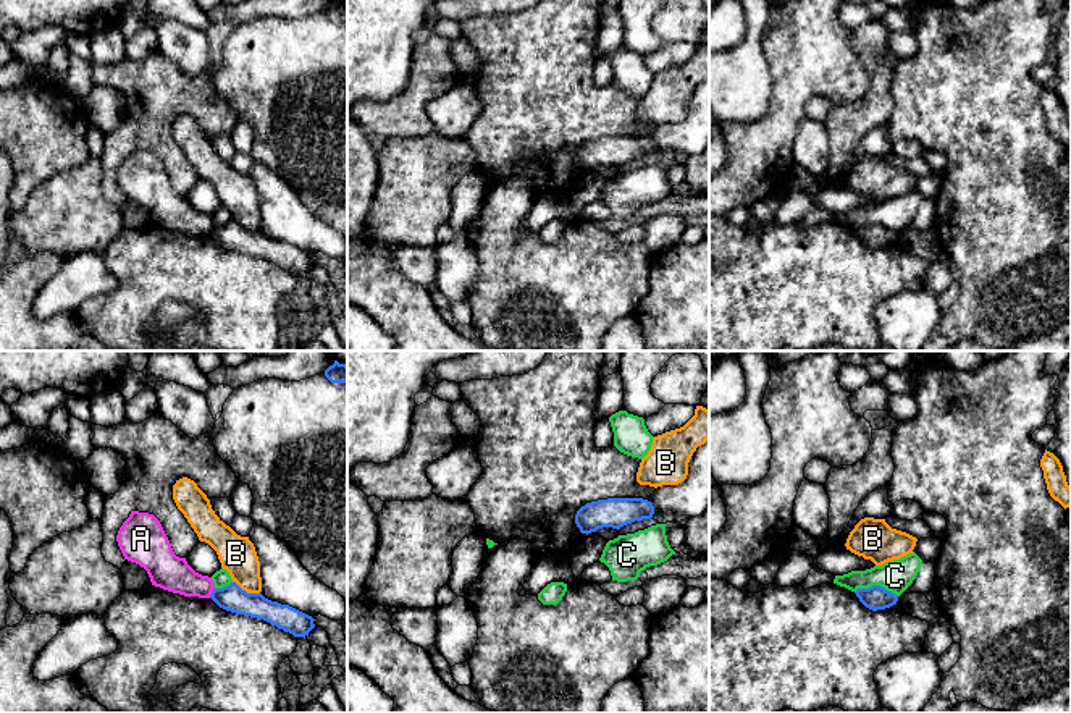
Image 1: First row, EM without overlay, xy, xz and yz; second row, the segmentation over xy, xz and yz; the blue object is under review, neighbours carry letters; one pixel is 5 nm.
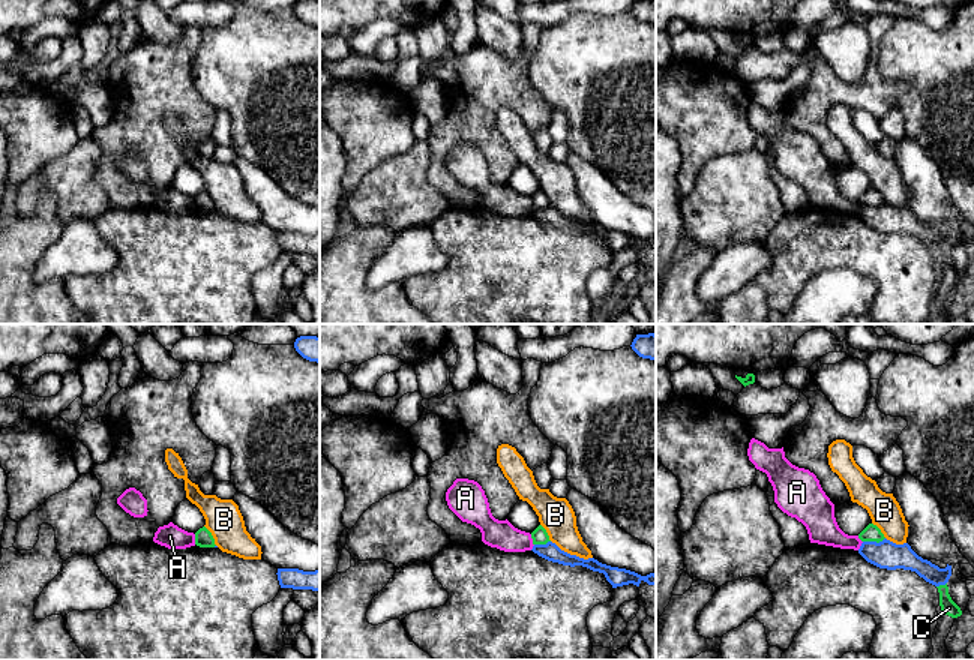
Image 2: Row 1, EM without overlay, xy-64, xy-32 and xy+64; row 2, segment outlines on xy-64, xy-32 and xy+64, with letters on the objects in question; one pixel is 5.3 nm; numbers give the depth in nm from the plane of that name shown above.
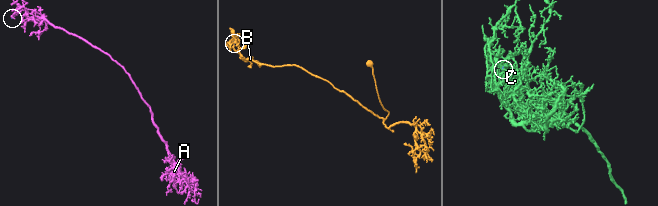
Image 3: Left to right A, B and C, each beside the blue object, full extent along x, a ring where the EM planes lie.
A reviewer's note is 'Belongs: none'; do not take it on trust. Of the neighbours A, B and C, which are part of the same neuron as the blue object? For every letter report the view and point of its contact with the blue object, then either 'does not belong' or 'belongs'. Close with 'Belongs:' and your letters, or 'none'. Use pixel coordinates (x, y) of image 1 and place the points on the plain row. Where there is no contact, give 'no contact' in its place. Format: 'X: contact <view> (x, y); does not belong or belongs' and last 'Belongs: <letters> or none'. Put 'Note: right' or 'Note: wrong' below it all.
A: contact xy (212, 230); does not belong
B: contact xy (244, 228); does not belong
C: contact yz (877, 223); does not belong
Belongs: none
Note: right

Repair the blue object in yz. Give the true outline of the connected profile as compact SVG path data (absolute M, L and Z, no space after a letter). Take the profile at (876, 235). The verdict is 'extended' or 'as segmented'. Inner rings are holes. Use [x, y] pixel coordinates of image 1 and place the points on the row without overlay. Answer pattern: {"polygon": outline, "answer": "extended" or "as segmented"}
{"polygon": "M880 223L858 226L855 231L859 236L859 239L872 249L890 246L898 239L898 233L885 228Z", "answer": "as segmented"}

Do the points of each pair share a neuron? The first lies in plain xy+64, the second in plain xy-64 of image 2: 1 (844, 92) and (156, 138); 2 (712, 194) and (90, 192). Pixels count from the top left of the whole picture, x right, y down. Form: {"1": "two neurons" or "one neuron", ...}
{"1": "one neuron", "2": "one neuron"}

